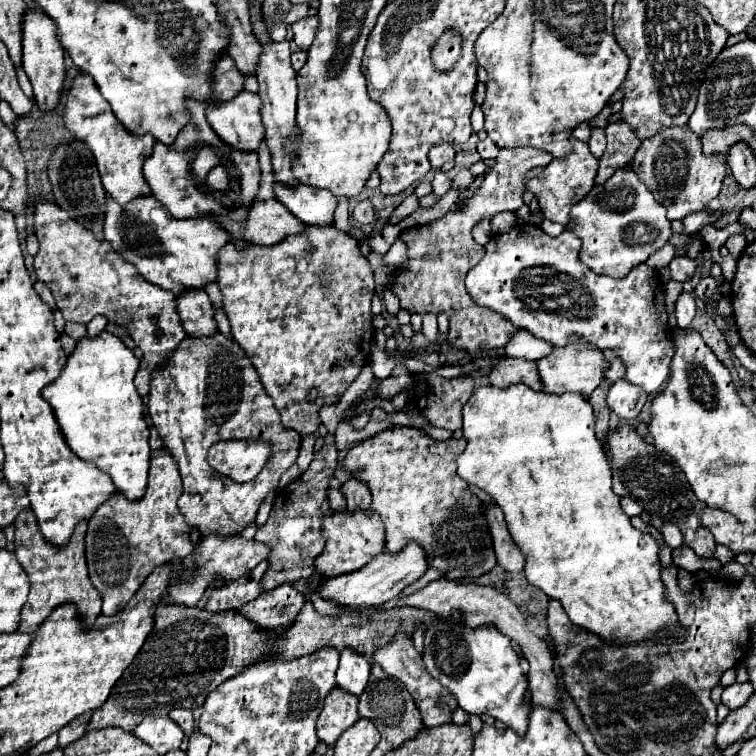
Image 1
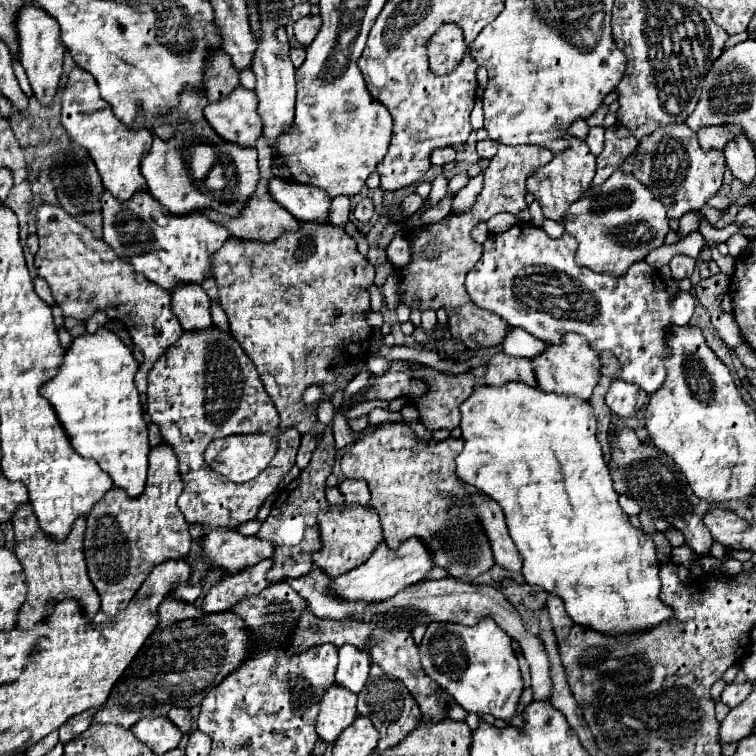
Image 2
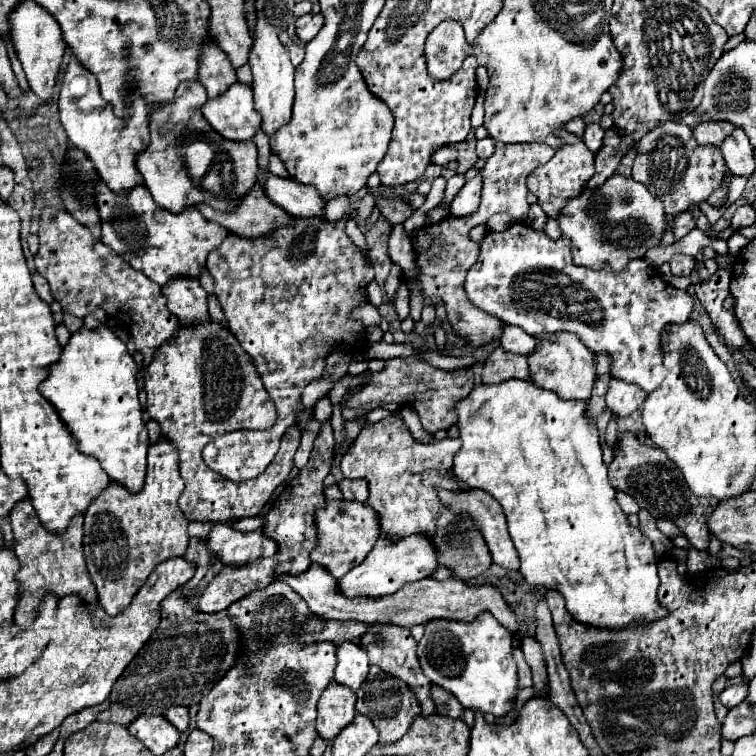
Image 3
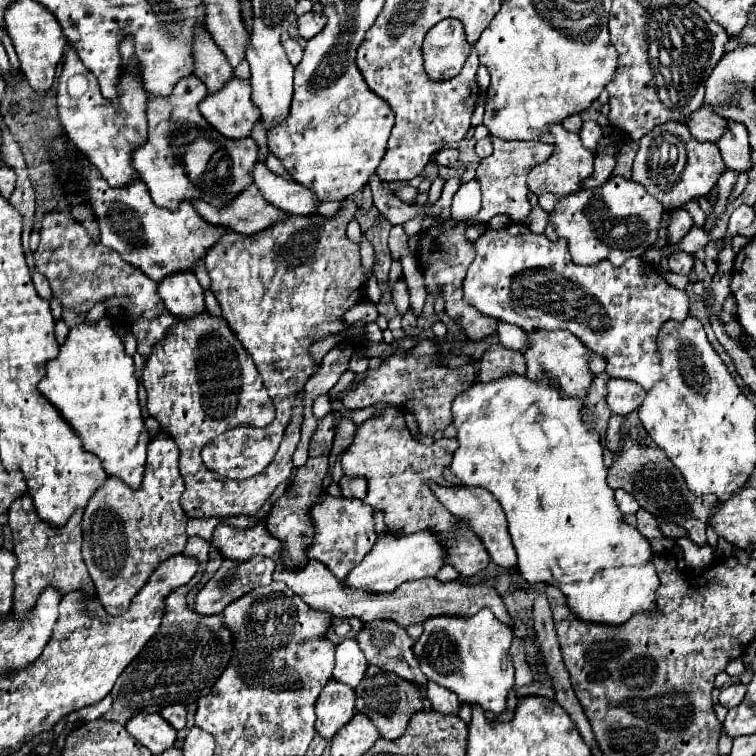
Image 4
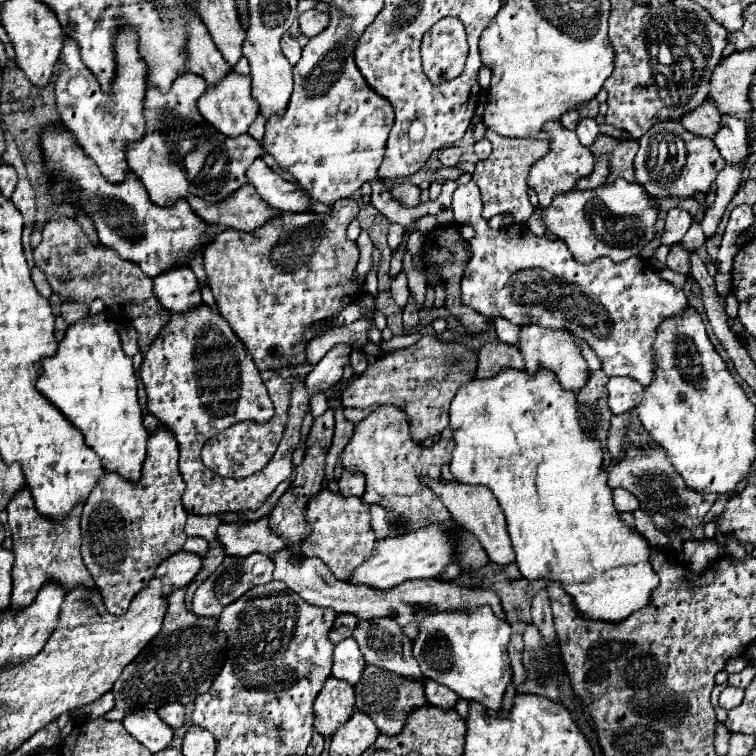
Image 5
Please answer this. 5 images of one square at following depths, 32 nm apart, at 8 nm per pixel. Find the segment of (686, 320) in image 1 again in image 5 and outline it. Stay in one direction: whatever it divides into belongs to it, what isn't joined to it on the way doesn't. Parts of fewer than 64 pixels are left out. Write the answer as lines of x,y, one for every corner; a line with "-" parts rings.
476,182
458,186
452,198
454,222
472,226
476,236
470,240
472,260
468,262
466,274
462,278
462,302
476,312
496,318
502,316
512,324
536,324
544,328
568,330
582,338
602,360
604,372
608,376
628,376
640,382
644,388
652,384
656,374
652,340
656,338
656,328
660,320
682,316
688,308
688,298
682,290
674,288
670,282
662,280
656,270
642,258
628,258
620,264
612,264
608,258
598,258
590,264
580,264
572,258
564,240
548,240
546,236
536,236
524,224
510,224
500,230
492,230
484,218
480,218
482,200

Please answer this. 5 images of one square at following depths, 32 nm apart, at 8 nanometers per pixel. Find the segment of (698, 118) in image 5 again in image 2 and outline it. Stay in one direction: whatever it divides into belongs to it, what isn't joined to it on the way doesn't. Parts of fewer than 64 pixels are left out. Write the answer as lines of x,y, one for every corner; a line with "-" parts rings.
732,124
708,126
698,132
698,140
700,140
700,146
706,150
724,150
724,144
728,144
728,140
734,140
740,134
746,134
746,132
738,126
732,126

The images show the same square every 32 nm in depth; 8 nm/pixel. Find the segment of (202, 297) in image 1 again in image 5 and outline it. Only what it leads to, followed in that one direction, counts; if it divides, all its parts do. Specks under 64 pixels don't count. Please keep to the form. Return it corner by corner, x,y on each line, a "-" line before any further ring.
188,266
168,270
152,282
158,300
170,312
188,312
202,304
200,284

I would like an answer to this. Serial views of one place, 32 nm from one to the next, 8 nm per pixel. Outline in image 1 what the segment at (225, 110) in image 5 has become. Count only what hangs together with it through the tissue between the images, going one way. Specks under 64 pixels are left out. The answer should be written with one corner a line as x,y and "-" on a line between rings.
240,92
230,102
208,106
206,116
220,140
240,152
258,152
266,138
260,118
260,96
252,92

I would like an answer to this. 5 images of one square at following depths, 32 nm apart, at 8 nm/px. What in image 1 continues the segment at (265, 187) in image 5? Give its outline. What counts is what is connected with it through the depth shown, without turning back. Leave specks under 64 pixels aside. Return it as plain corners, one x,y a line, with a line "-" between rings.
274,184
274,192
276,198
308,226
334,224
334,210
338,206
338,198
332,196
332,192
304,184
296,188
284,188
282,184

